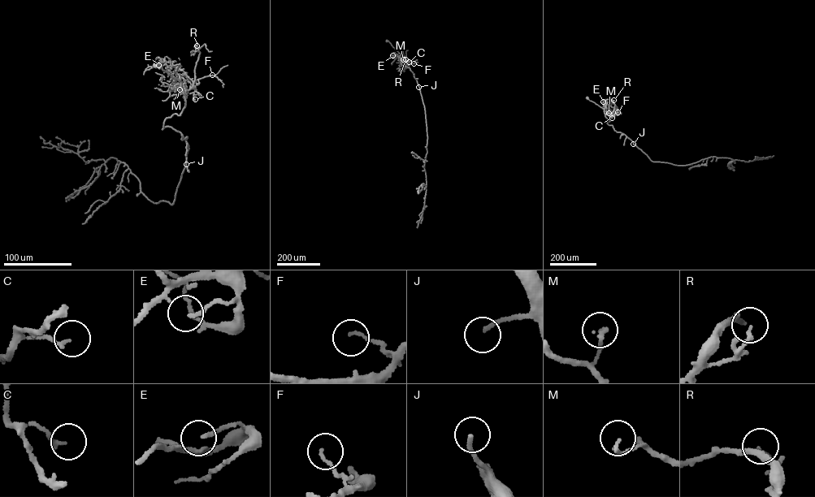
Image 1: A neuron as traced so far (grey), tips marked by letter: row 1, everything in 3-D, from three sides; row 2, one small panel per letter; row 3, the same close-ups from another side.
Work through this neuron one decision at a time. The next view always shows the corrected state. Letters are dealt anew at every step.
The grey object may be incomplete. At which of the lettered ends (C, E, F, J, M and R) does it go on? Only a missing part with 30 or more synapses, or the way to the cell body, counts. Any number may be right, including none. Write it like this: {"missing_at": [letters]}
{"missing_at": ["J"]}

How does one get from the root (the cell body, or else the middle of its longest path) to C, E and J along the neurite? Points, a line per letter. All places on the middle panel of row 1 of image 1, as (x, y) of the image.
C: (387, 41), (409, 62)
E: (387, 41), (400, 54), (392, 55)
J: (387, 41), (405, 57), (405, 62), (400, 62), (401, 66), (409, 68), (418, 87)

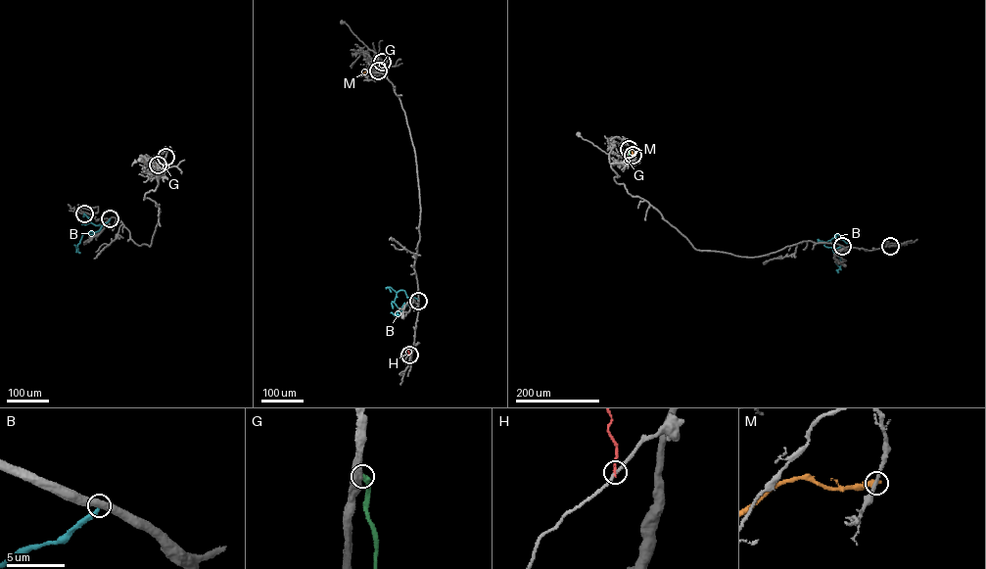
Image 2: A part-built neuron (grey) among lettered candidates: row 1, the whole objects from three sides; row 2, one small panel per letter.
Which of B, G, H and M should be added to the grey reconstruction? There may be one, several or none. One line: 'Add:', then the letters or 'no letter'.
Add: no letter

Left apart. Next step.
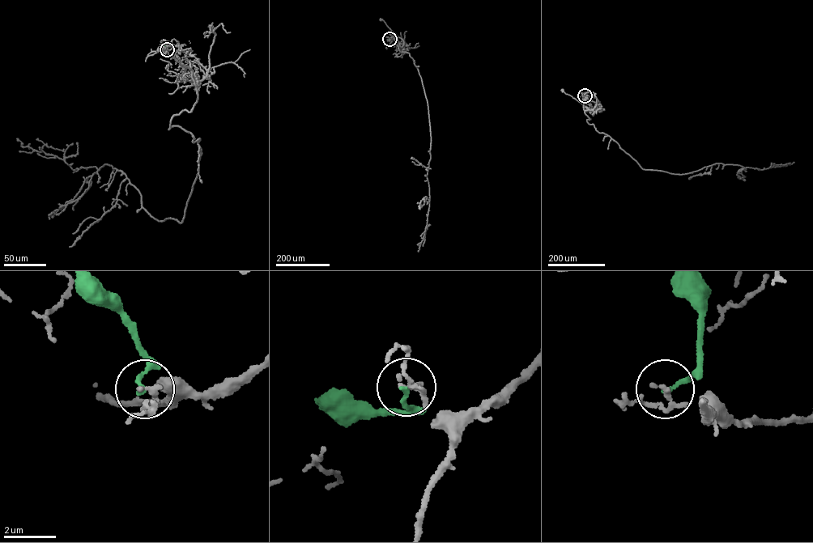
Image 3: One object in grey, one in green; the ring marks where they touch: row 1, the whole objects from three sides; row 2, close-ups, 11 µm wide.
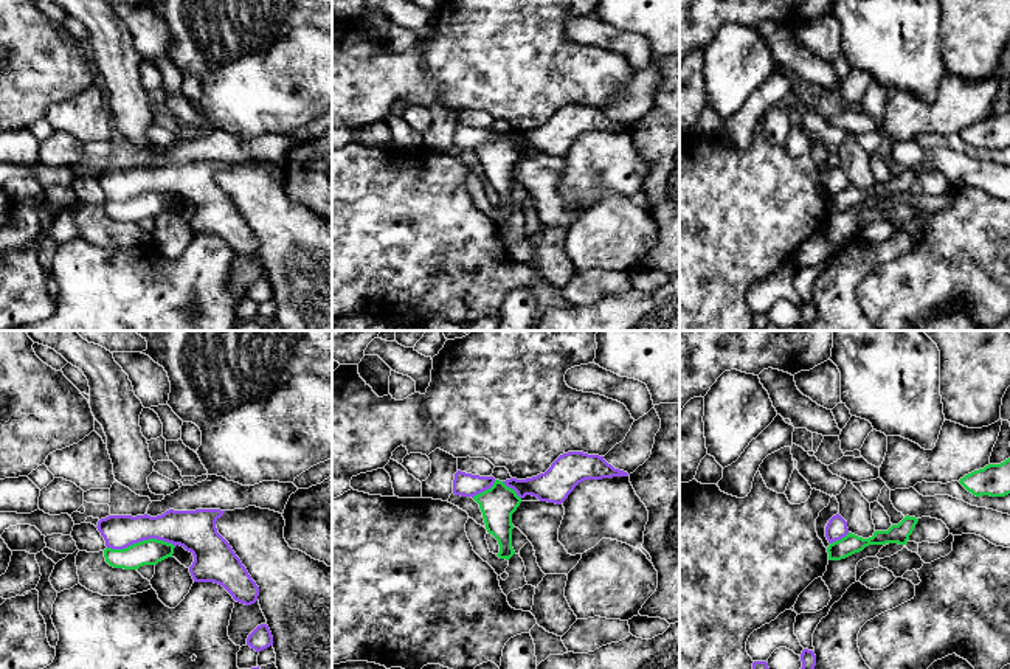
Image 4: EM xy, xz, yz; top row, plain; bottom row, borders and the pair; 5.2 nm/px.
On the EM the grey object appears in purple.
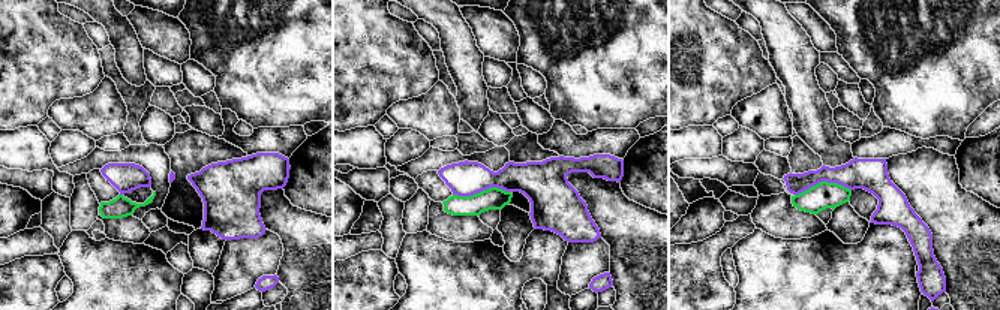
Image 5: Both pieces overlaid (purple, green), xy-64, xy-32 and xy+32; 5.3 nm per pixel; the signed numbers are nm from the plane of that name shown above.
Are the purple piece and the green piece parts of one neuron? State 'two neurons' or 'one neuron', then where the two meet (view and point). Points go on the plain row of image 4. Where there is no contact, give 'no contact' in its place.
two neurons; contact xy (140, 193)

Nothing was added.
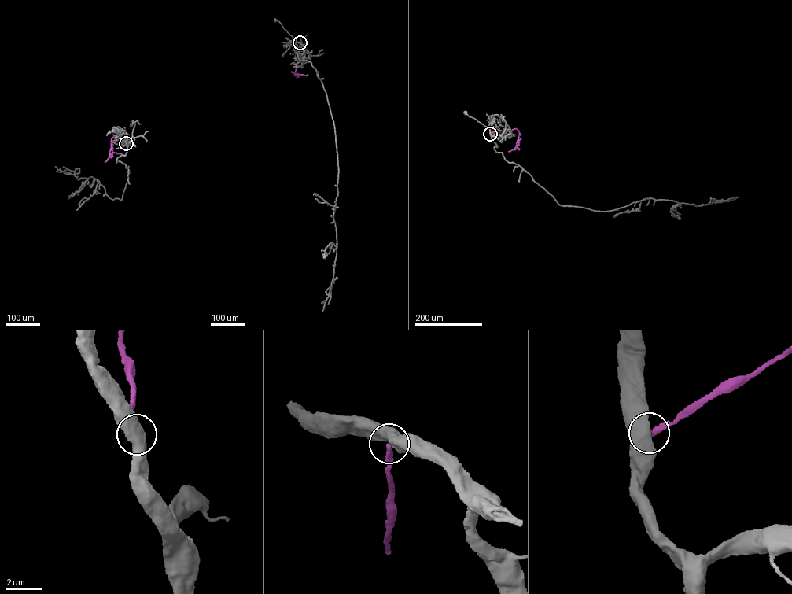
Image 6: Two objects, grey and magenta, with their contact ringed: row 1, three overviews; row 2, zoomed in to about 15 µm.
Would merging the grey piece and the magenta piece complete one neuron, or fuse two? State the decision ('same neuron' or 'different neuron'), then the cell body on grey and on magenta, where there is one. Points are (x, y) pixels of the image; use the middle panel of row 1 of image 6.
different neuron; cell body of grey at (275, 20); no cell body on magenta

